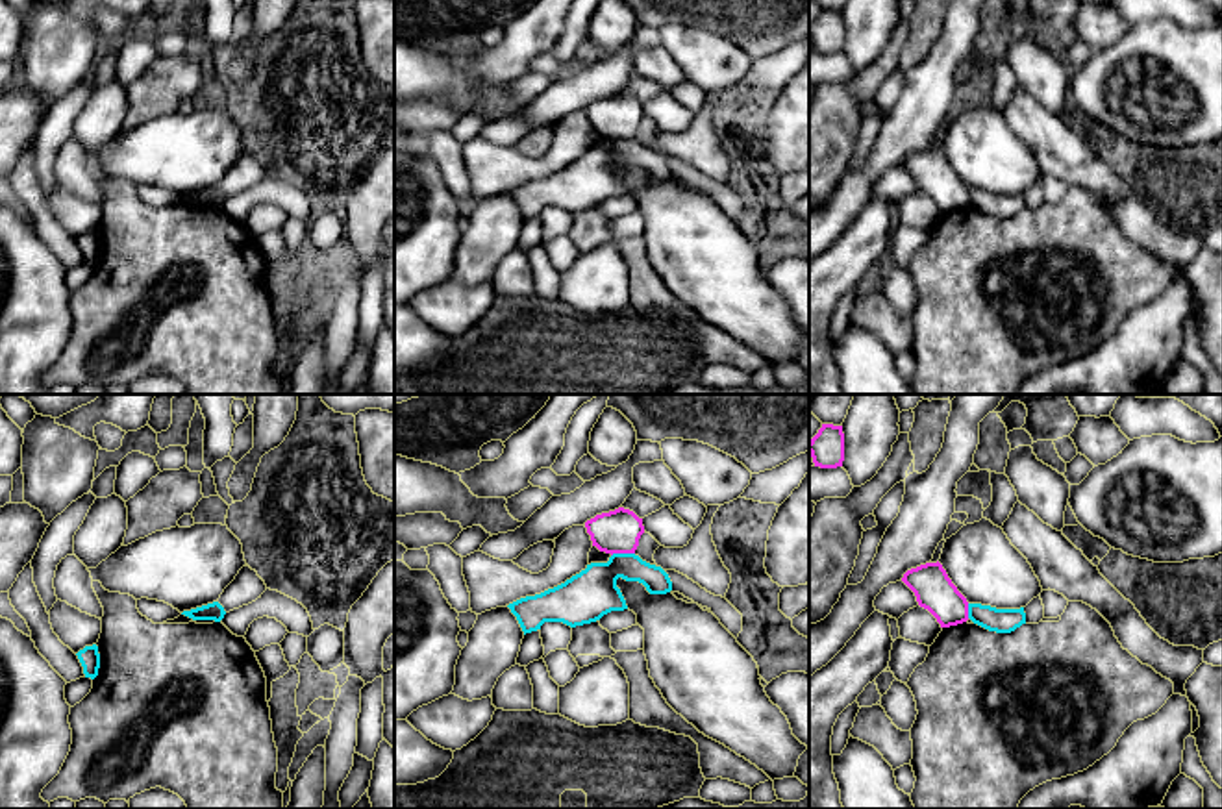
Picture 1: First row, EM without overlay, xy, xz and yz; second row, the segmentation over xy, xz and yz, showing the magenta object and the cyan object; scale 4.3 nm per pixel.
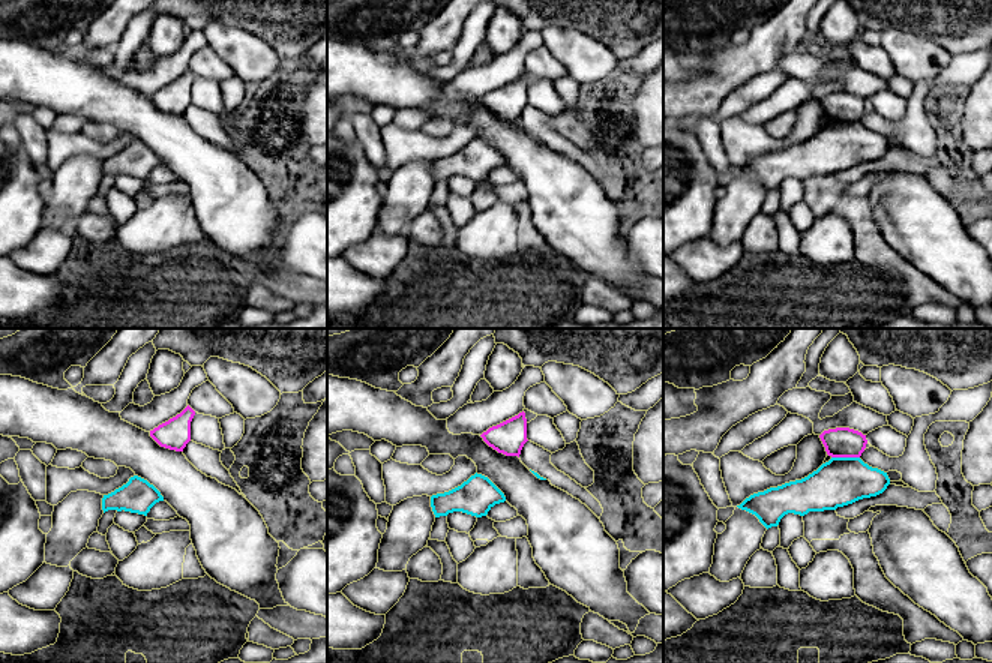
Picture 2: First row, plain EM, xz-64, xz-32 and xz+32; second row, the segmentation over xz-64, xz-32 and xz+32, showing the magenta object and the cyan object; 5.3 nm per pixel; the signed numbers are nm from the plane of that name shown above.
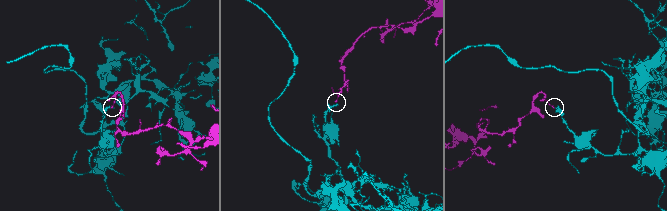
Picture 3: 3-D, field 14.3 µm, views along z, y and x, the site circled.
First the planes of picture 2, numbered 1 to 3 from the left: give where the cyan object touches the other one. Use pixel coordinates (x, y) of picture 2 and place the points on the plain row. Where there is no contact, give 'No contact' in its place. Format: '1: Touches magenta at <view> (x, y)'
1: No contact
2: No contact
3: Touches magenta at xz+32 (845, 120)

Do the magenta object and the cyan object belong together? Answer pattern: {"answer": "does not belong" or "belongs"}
{"answer": "does not belong"}

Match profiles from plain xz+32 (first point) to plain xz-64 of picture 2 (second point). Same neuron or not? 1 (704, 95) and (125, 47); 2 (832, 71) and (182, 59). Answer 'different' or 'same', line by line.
1: different
2: same

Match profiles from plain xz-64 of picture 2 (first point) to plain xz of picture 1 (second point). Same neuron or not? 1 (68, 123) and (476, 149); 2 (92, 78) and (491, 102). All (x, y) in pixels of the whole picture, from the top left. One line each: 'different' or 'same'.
1: different
2: same

